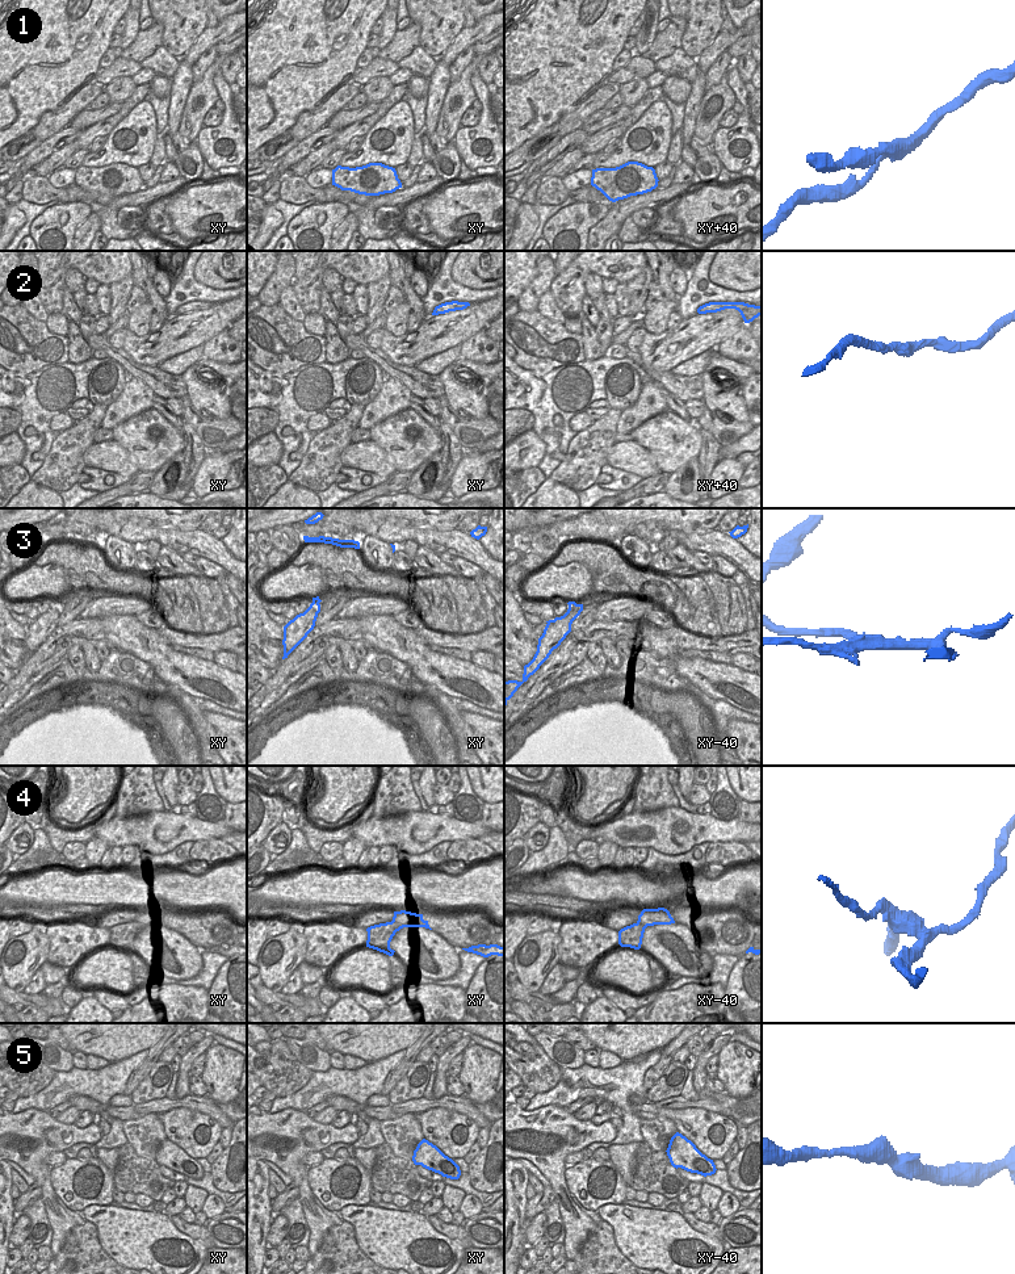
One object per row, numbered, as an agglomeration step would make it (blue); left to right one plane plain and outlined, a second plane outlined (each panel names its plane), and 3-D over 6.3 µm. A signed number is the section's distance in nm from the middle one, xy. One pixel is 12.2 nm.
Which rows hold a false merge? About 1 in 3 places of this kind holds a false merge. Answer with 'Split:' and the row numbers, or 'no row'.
Split: 4

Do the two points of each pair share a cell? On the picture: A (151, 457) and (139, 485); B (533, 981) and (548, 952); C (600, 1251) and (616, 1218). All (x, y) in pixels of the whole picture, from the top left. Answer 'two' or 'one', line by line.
A: two
B: one
C: two

